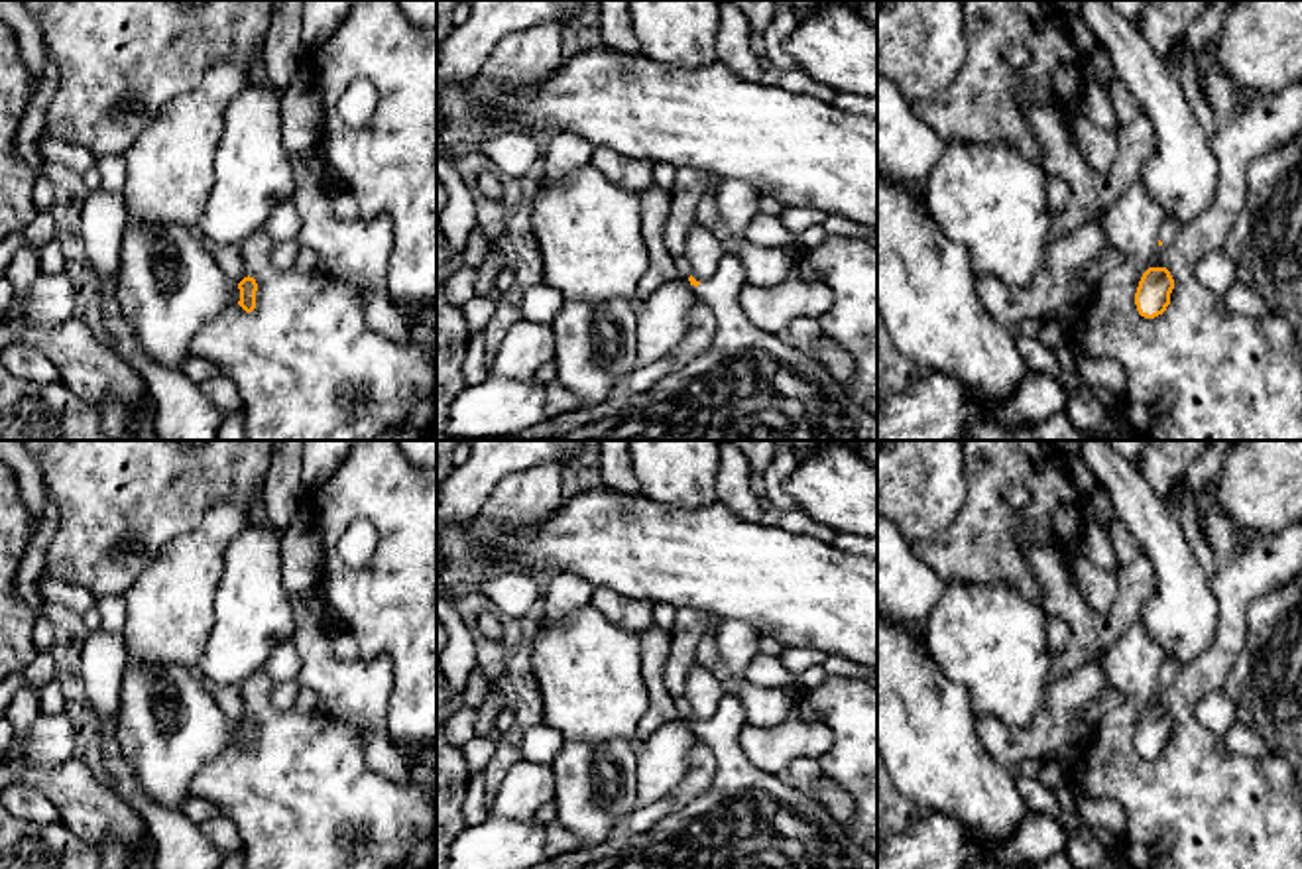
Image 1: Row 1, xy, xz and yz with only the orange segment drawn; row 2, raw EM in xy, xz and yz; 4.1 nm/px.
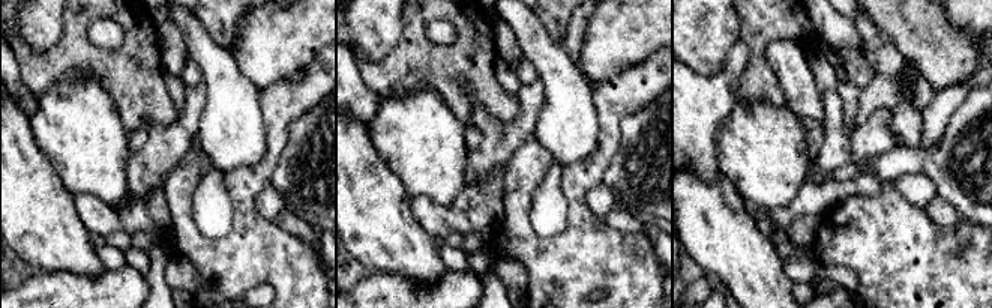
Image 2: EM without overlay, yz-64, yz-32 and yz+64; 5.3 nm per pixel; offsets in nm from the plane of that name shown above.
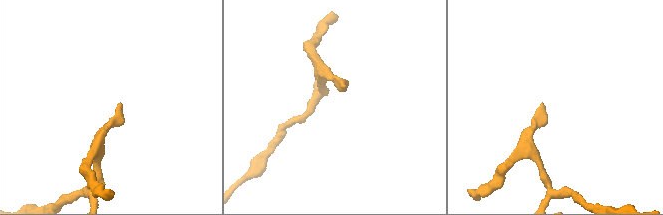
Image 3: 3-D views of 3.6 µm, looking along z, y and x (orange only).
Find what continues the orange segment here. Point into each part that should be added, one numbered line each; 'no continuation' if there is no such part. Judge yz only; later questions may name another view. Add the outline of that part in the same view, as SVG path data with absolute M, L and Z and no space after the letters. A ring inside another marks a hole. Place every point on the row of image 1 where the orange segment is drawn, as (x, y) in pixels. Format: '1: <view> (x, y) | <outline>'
1: yz (1169, 231) | M1162 218L1160 228L1158 228L1158 240L1162 242L1162 246L1172 246L1182 228L1184 224L1172 218Z

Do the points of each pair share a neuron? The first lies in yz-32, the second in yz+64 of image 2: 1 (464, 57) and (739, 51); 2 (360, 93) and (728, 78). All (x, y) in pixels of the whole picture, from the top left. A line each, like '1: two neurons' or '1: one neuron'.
1: two neurons
2: one neuron

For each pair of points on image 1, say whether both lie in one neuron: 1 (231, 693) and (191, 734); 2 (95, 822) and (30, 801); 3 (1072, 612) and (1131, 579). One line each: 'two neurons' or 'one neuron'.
1: two neurons
2: two neurons
3: one neuron

